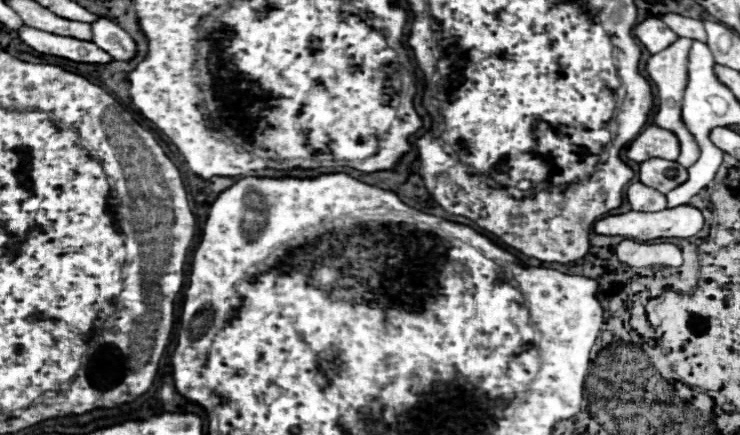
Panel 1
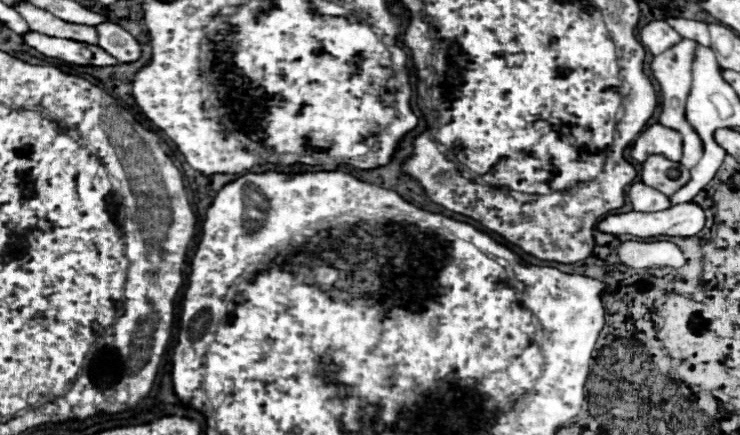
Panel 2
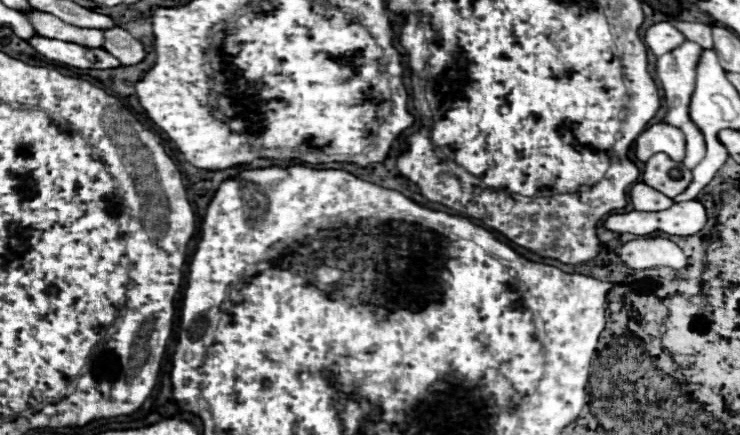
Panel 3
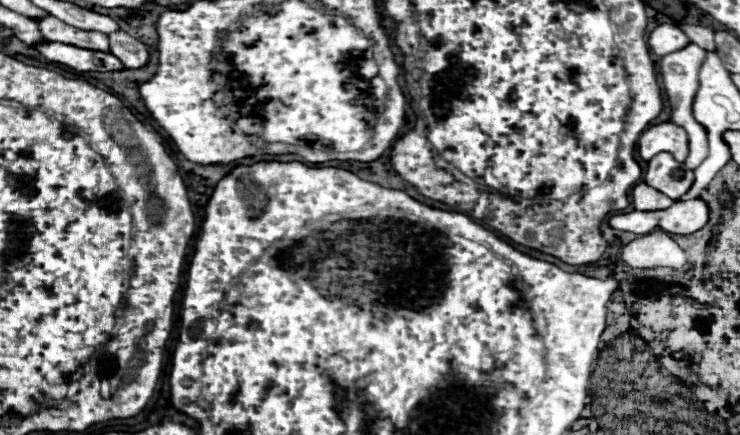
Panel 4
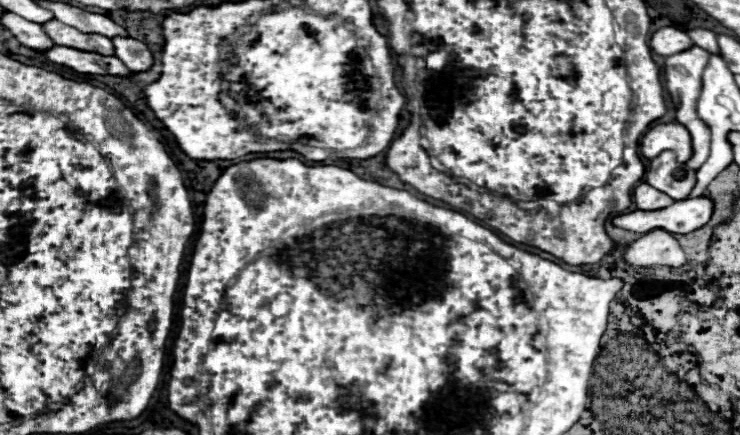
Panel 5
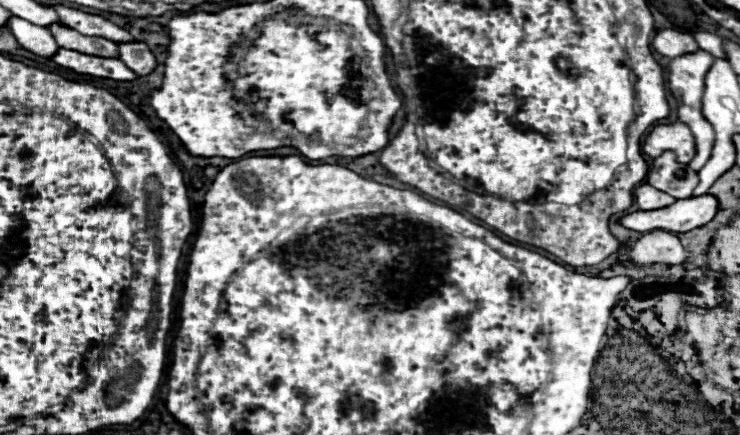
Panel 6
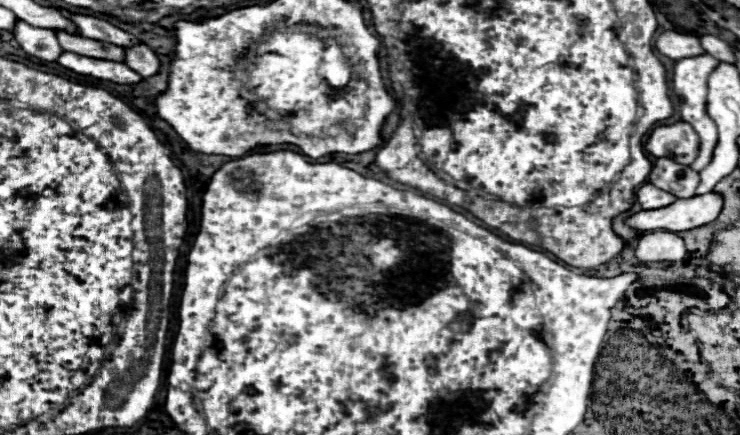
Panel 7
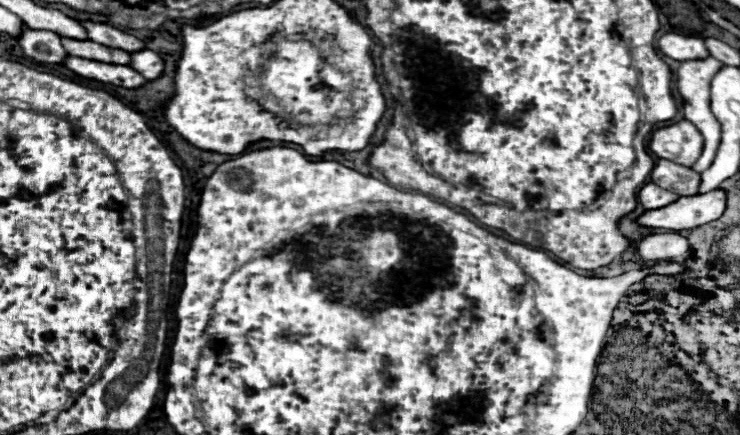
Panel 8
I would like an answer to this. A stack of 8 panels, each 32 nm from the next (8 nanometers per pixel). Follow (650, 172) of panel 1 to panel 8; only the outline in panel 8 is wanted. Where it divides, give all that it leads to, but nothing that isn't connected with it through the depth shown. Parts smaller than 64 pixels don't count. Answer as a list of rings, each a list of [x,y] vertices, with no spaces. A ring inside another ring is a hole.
[[[658,160],[650,174],[650,180],[664,190],[672,190],[678,196],[694,196],[698,194],[700,174],[692,168],[682,168],[670,160]]]

